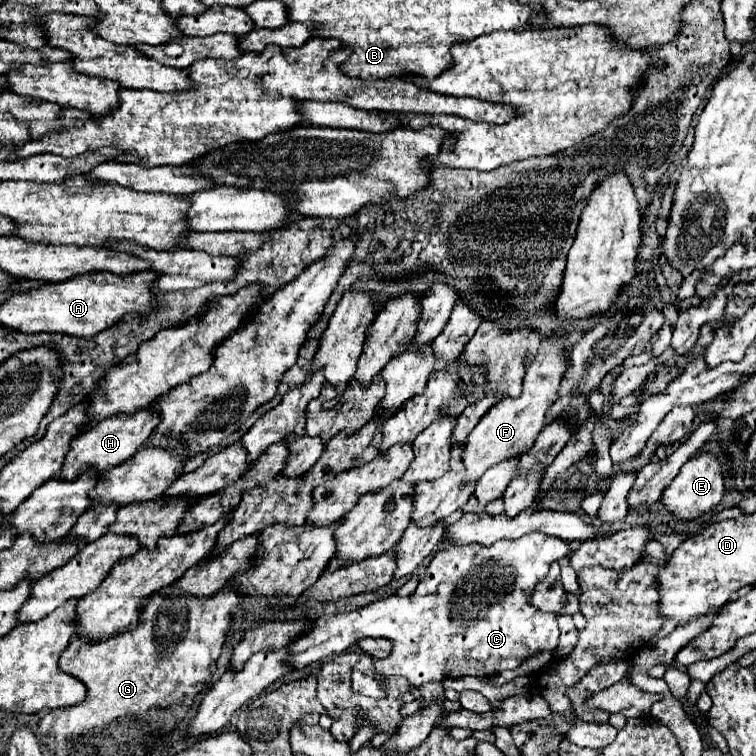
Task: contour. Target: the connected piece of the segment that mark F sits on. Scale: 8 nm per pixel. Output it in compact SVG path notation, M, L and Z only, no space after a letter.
M551 336L541 340L539 352L531 364L527 364L527 374L523 378L523 392L519 398L503 398L499 404L495 404L473 428L465 442L463 450L463 466L467 470L465 482L475 482L479 480L485 470L491 466L525 454L533 442L535 436L543 430L545 426L545 412L549 406L559 398L557 390L563 380L563 374L569 368L569 360L563 352L563 338L561 336Z

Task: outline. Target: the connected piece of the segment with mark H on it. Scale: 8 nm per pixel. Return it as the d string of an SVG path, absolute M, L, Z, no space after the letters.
M139 410L133 416L121 414L115 418L107 418L107 420L99 422L97 426L91 426L89 430L83 430L83 434L79 434L79 438L75 438L75 442L71 442L71 450L67 452L63 470L55 478L67 478L71 482L71 478L75 478L75 474L79 474L79 470L83 470L83 466L95 466L95 470L99 470L103 474L109 468L123 464L149 440L149 436L157 424L159 424L157 414L153 414L151 410Z

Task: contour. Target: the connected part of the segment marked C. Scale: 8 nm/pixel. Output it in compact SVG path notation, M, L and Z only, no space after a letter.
M531 532L517 540L499 540L491 546L449 546L447 550L441 550L433 556L425 576L419 582L419 588L411 596L389 596L349 614L331 614L315 620L313 630L291 644L293 668L303 670L317 660L341 654L345 648L365 636L387 638L393 642L391 654L387 658L374 659L376 672L384 676L407 678L409 684L417 688L423 686L423 682L461 676L489 678L495 672L517 668L529 656L543 650L555 650L559 644L557 614L537 610L529 604L529 598L533 586L547 576L549 564L565 558L569 550L569 542L541 532Z

